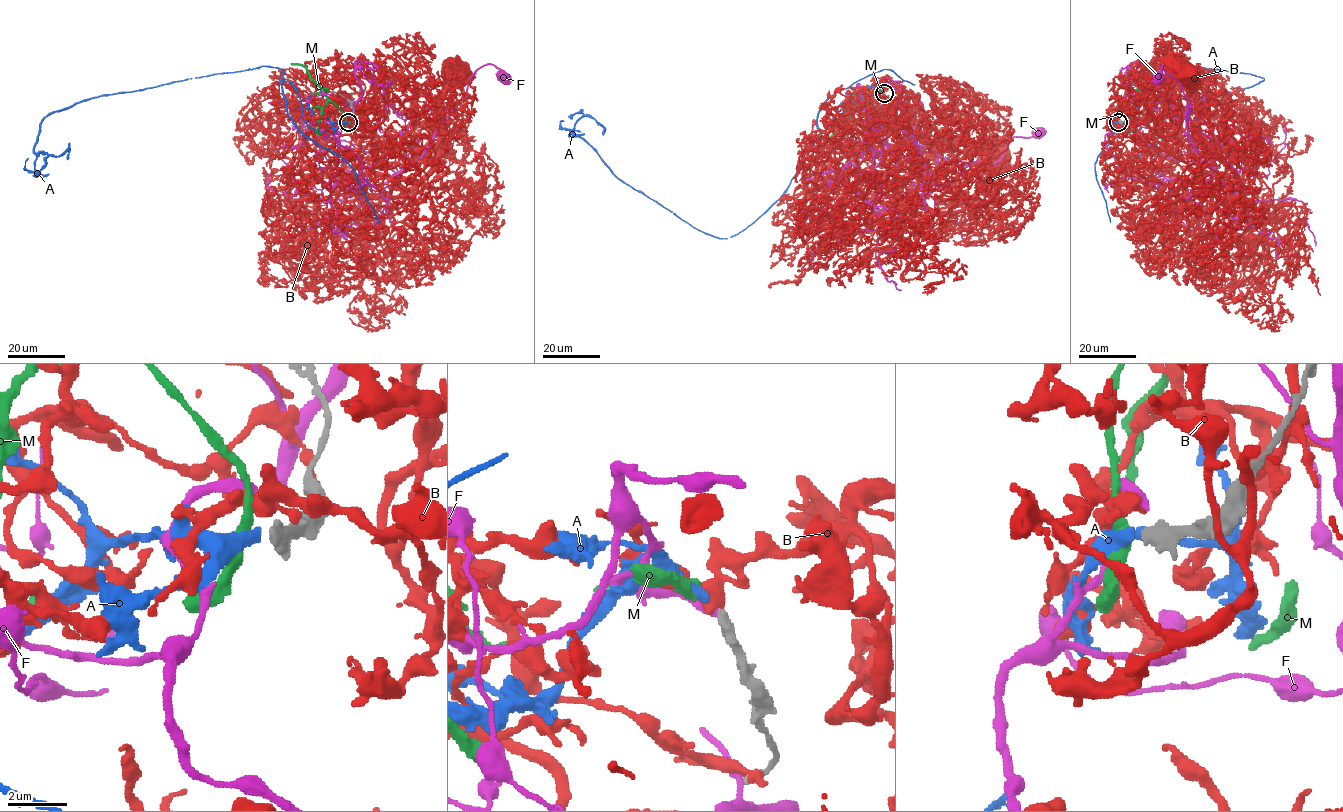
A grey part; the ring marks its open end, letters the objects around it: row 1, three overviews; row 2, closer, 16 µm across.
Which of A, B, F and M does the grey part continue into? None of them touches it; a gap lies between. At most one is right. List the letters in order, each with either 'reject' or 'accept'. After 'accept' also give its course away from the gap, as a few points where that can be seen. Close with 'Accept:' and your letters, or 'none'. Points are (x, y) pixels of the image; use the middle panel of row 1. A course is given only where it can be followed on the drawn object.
A: accept; course (883, 92), (839, 105), (787, 190), (725, 238), (621, 181), (569, 134), (584, 116), (602, 134)
B: reject
F: reject
M: reject
Accept: A

